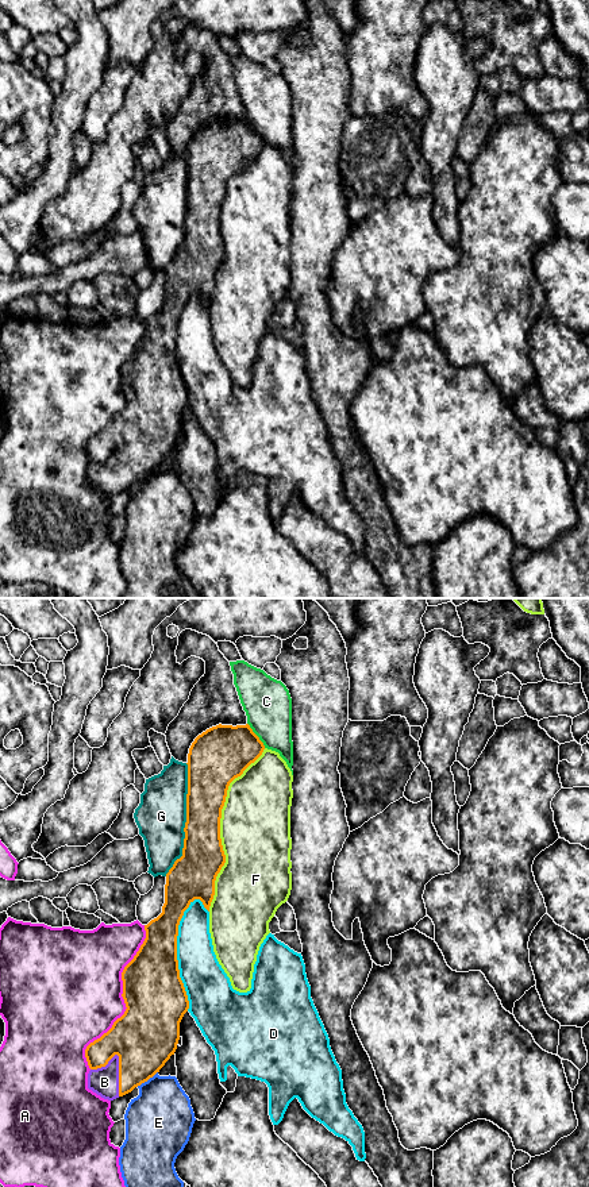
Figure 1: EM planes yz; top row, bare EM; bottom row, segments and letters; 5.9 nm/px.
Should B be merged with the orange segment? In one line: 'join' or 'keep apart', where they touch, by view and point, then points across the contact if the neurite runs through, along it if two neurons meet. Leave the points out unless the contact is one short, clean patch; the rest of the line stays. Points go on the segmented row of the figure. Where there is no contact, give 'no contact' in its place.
join | yz (119, 1075)

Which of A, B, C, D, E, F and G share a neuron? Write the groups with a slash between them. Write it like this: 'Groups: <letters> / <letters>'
Groups: A / B / C / D / E / F / G

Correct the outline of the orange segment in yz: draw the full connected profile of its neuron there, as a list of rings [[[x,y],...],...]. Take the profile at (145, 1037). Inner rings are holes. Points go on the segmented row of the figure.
[[[216,725],[192,743],[188,754],[188,794],[186,794],[186,822],[182,856],[177,859],[166,874],[165,903],[162,913],[145,925],[146,939],[134,959],[122,972],[123,999],[126,1003],[124,1014],[118,1018],[112,1028],[100,1038],[91,1043],[85,1049],[85,1057],[91,1068],[88,1074],[88,1088],[104,1099],[113,1101],[131,1092],[135,1087],[153,1078],[165,1063],[174,1055],[180,1040],[180,1022],[189,1009],[188,995],[180,978],[177,960],[178,925],[184,912],[195,899],[200,899],[209,912],[215,895],[215,880],[226,863],[226,855],[220,839],[222,809],[226,802],[230,783],[240,776],[243,771],[254,763],[263,752],[265,745],[246,725]]]

